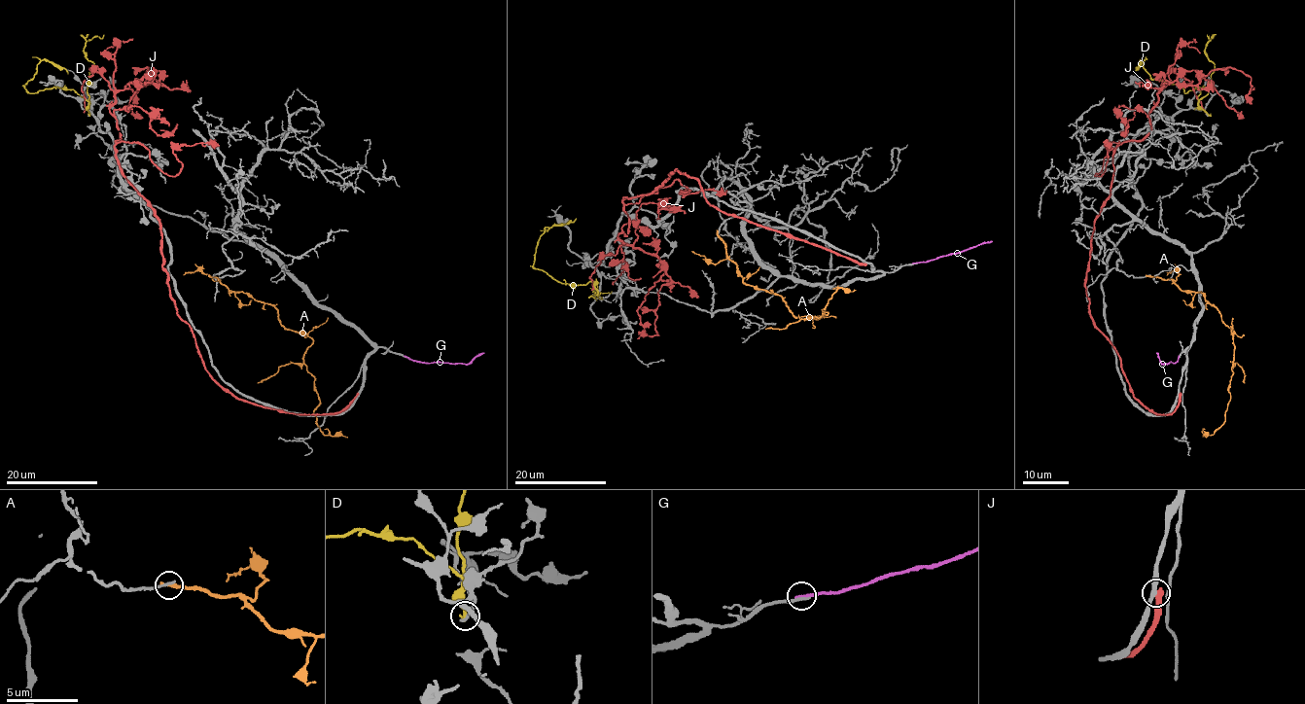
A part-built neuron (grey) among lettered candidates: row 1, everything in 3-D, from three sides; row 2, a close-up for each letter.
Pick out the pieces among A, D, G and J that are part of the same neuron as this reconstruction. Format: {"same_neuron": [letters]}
{"same_neuron": []}

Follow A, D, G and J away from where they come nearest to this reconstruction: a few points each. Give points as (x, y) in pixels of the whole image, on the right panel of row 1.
A: (1148, 275), (1172, 279), (1182, 291), (1201, 293), (1232, 330), (1233, 375), (1225, 422), (1206, 437)
D: (1207, 114), (1198, 102), (1199, 87), (1185, 93), (1179, 84), (1153, 80), (1143, 67), (1142, 60), (1134, 74)
G: (1179, 357), (1175, 363), (1162, 364), (1156, 352)
J: (1179, 395), (1171, 413), (1142, 404), (1094, 324), (1095, 218), (1164, 84), (1238, 69), (1252, 103)

